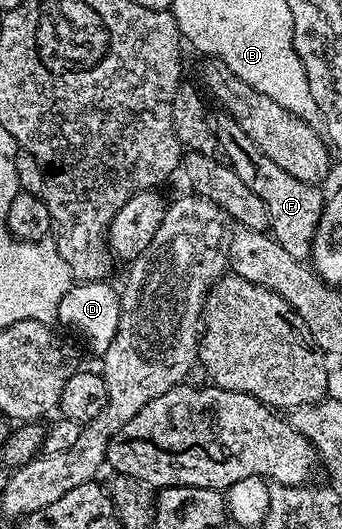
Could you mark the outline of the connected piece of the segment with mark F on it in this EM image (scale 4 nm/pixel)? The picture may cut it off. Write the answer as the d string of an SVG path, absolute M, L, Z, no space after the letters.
M219 110L216 113L213 116L215 137L226 163L230 164L237 178L241 178L241 182L245 182L245 186L249 186L249 190L253 190L253 194L257 194L257 198L265 202L271 222L270 235L292 258L306 261L311 255L311 244L315 241L319 219L323 216L324 193L319 193L318 187L301 182L293 174L281 170L281 166L277 166L273 158L265 158L257 142L253 142L253 138L249 138L249 134L245 134L245 130L237 126L237 122L233 122L228 112Z

